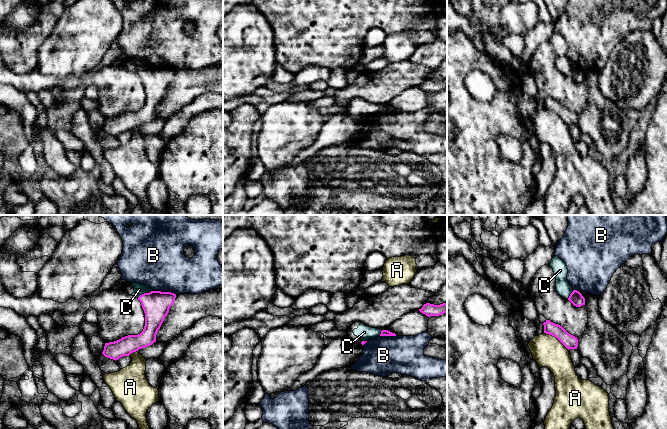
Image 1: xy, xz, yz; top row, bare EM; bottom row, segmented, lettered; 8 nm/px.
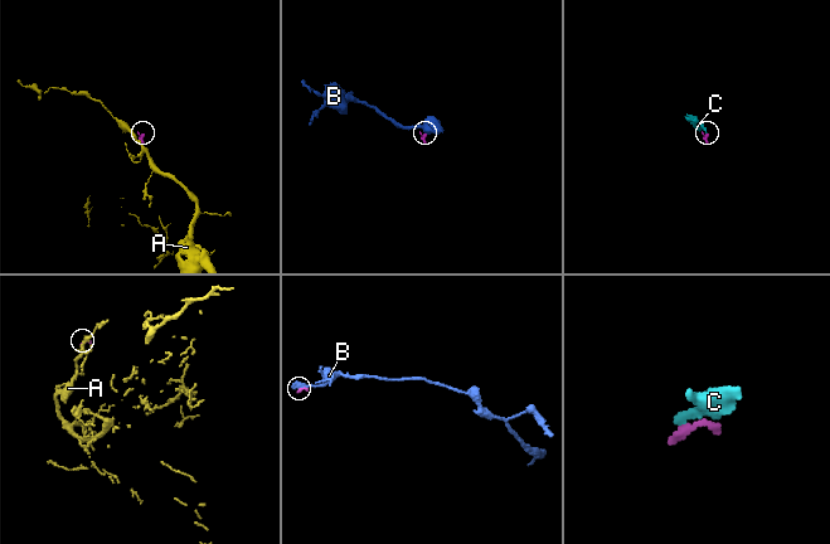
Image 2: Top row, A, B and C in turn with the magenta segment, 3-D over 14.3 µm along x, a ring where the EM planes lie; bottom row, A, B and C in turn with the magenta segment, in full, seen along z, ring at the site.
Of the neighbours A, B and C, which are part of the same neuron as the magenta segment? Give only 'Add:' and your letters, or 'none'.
Add: none

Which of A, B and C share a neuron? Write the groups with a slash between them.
A / B / C

